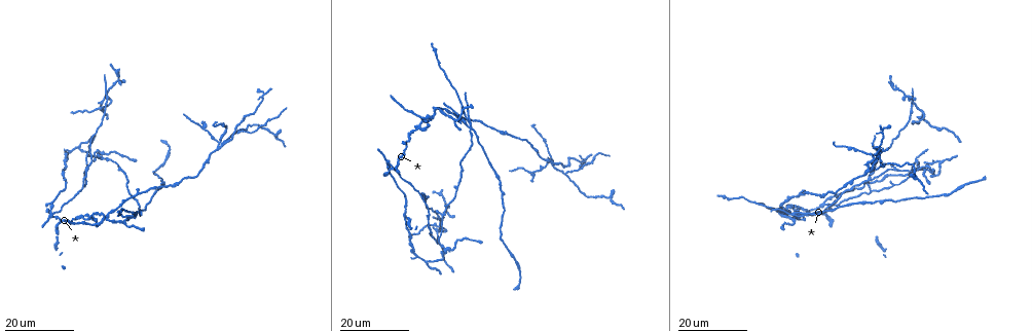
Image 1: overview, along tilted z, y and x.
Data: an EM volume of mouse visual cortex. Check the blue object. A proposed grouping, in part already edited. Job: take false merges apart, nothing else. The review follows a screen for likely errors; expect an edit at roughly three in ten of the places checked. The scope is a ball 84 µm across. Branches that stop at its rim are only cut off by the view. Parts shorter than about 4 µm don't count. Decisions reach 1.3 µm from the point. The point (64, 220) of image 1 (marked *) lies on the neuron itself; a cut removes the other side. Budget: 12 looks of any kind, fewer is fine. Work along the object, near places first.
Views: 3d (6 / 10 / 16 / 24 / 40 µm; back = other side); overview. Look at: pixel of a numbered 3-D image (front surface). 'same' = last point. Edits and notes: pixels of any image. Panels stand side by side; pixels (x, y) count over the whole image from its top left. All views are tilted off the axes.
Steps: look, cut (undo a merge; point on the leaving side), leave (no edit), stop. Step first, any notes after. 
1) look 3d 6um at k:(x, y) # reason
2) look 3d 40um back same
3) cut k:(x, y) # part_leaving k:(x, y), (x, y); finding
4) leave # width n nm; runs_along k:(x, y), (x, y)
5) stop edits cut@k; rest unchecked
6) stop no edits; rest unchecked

look 3d 16um at 1:(388, 161) # three-way junction

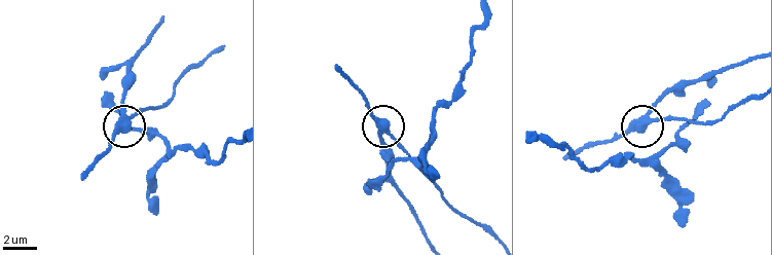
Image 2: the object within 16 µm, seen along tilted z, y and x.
look 3d 6um at 2:(651, 121)

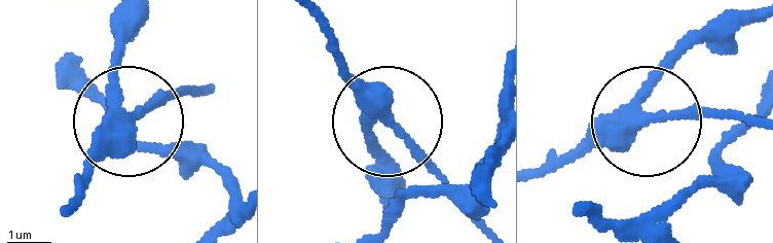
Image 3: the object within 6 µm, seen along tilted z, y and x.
leave # side_arm 7 um; runs_along 3:(141, 11), (117, 75), (129, 123), (81, 186); all the same neuron

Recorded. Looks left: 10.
look 3d 24um at 1:(794, 210) # looks like a crossing

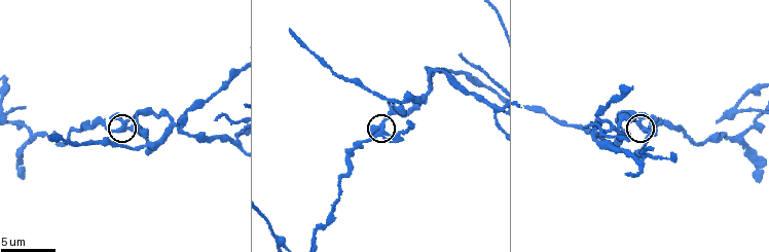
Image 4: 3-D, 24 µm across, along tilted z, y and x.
look 3d 6um at 4:(383, 130) # closer look

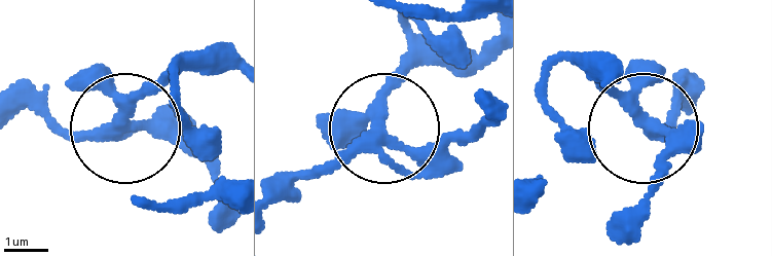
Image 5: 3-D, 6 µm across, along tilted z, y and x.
leave # arms 4; runs_along 5:(278, 198), (388, 132), (421, 146), (478, 139); one neuron here

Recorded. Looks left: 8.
look 3d 16um at 1:(133, 217) # arms part here

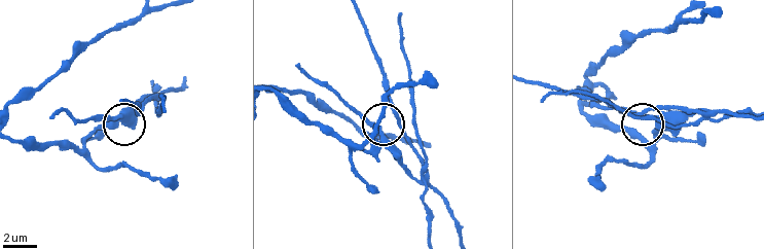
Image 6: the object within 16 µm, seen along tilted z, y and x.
look 3d 10um at 6:(381, 130) # zoom in

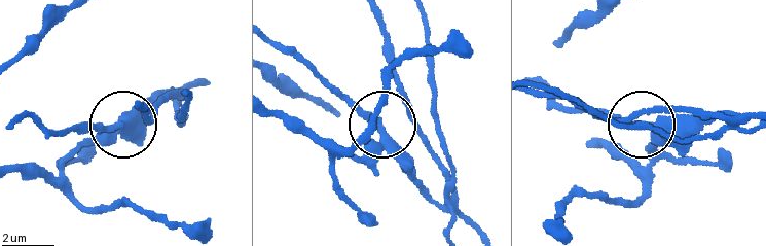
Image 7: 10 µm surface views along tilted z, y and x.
cut 7:(101, 129) # width 290 nm; part_leaving 7:(386, 148), (481, 237); two neurons meet here

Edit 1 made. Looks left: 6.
look 3d 10um at 4:(181, 129) # branch point

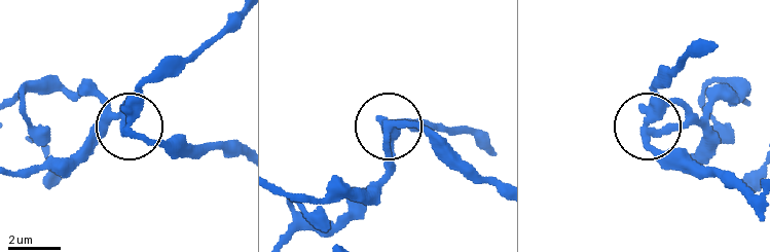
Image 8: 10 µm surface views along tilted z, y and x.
leave # width 260 nm; continuous, no second neuron

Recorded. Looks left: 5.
look overview # see it whole again

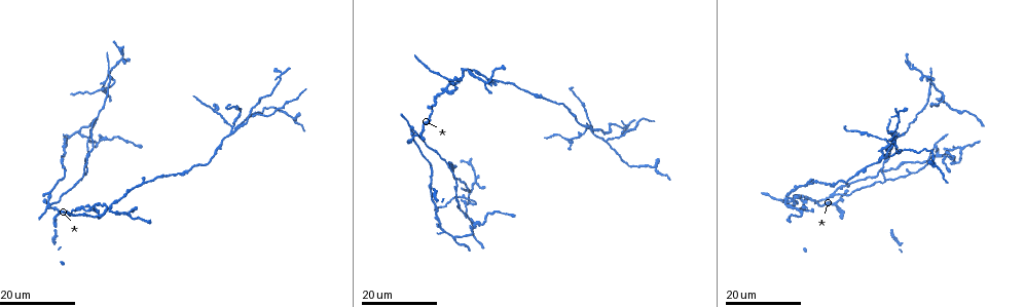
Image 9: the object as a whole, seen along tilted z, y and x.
look 3d 16um at 9:(82, 176) # three arms meet

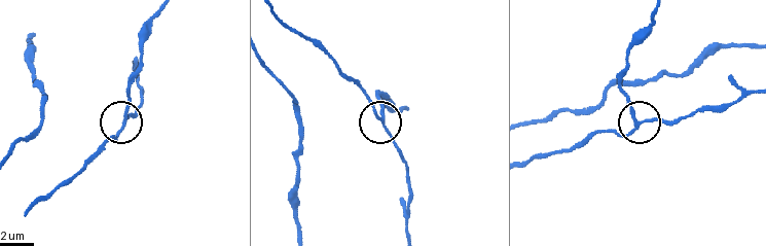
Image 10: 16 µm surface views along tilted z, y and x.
look 3d 6um at 10:(636, 121)

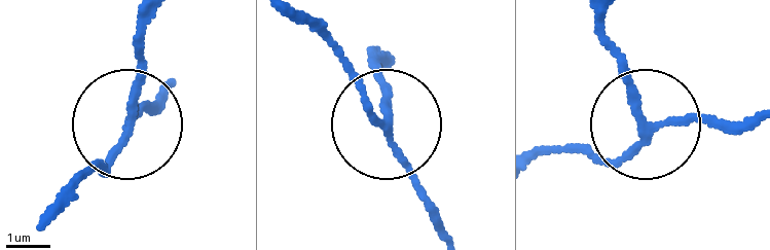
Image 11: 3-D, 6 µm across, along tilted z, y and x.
cut 11:(140, 73) # width 160 nm; part_leaving 11:(126, 128), (145, 18); a second neuron is stuck on

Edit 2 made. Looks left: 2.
stop edits cut@7, cut@11; rest unchecked

